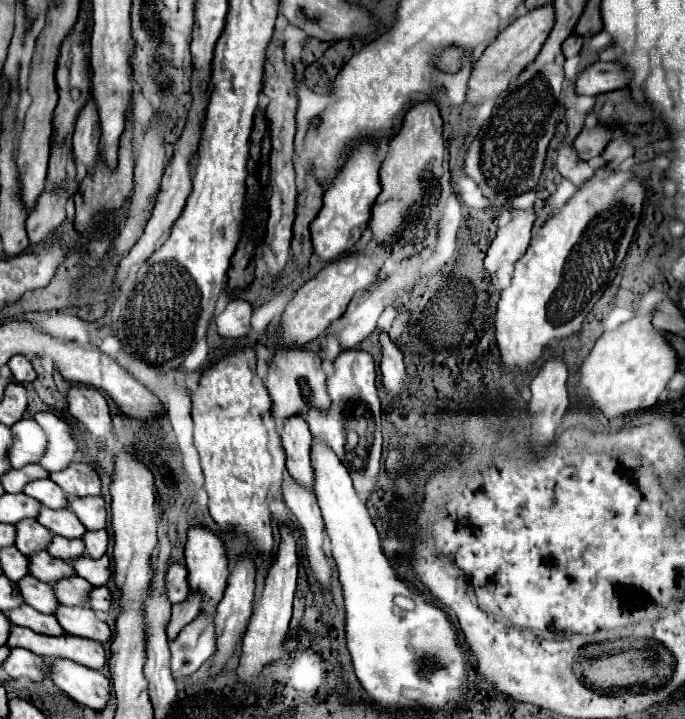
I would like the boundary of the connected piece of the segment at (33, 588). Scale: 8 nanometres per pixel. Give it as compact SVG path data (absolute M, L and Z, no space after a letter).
M24 576L20 582L16 582L18 590L20 590L20 596L24 598L24 602L32 608L36 608L38 612L44 612L44 614L54 614L56 606L58 606L58 600L52 592L52 588L40 580L36 580L34 576Z

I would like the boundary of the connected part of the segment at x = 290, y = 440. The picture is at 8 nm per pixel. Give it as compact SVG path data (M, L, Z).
M292 416L284 420L282 426L282 446L286 450L286 468L290 476L300 482L304 488L312 490L314 486L314 468L312 468L312 436L308 424L302 416Z

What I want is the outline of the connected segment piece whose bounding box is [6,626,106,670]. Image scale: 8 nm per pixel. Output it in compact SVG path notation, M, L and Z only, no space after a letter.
M10 626L10 638L6 642L10 648L26 648L44 658L68 658L72 662L84 664L88 668L100 670L104 666L104 648L100 642L86 638L76 638L70 634L46 636L22 626Z

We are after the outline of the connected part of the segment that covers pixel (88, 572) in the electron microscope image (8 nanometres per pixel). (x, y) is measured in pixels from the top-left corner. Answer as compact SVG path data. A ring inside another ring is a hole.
M82 554L80 558L72 558L72 568L76 570L78 576L82 576L84 580L88 580L92 586L104 586L110 576L110 558L102 556L102 558L90 558L88 554Z

